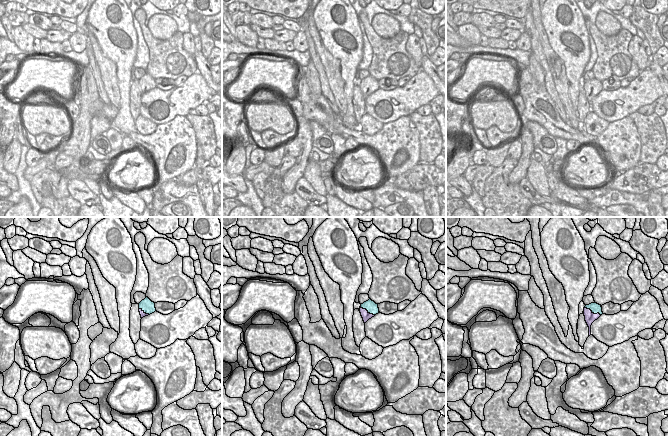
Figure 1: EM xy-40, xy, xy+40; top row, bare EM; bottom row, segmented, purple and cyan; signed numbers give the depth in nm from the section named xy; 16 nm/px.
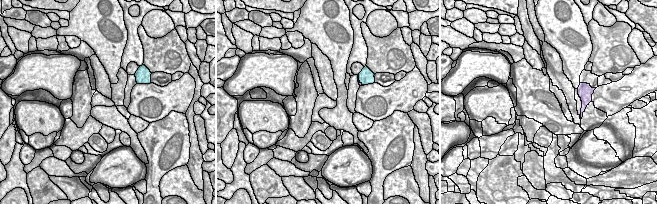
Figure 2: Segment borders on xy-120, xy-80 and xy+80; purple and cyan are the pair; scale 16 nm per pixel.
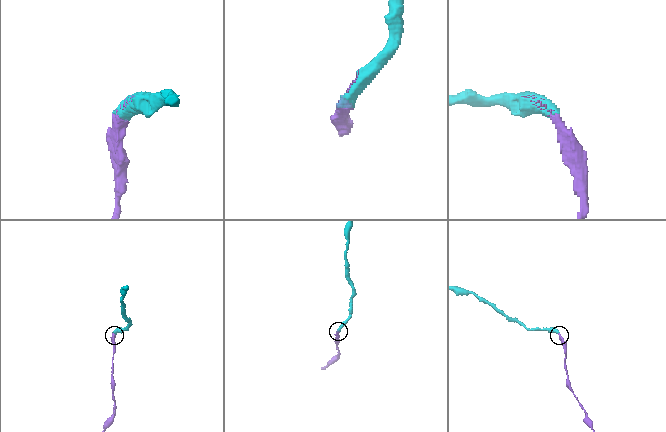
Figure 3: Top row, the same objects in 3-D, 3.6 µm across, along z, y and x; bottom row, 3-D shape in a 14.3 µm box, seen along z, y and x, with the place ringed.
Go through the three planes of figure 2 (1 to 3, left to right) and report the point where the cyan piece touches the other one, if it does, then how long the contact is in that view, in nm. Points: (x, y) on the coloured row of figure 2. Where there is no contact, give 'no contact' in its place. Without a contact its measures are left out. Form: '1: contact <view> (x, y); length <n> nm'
1: no contact
2: contact xy-80 (358, 80); length 200 nm
3: no contact

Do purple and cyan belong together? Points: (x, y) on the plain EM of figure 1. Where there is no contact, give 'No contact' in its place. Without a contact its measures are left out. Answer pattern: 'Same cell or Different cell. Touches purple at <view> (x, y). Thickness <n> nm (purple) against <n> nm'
Different cell. Touches purple at xy+40 (591, 87). Thickness 170 nm (purple) against 160 nm

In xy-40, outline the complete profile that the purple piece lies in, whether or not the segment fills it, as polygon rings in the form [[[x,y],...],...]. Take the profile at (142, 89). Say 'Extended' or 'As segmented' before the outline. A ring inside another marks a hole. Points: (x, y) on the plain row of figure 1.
Extended. [[[132,80],[130,86],[130,113],[134,120],[140,115],[141,107],[141,95],[148,92],[142,85],[139,84],[139,80]]]

